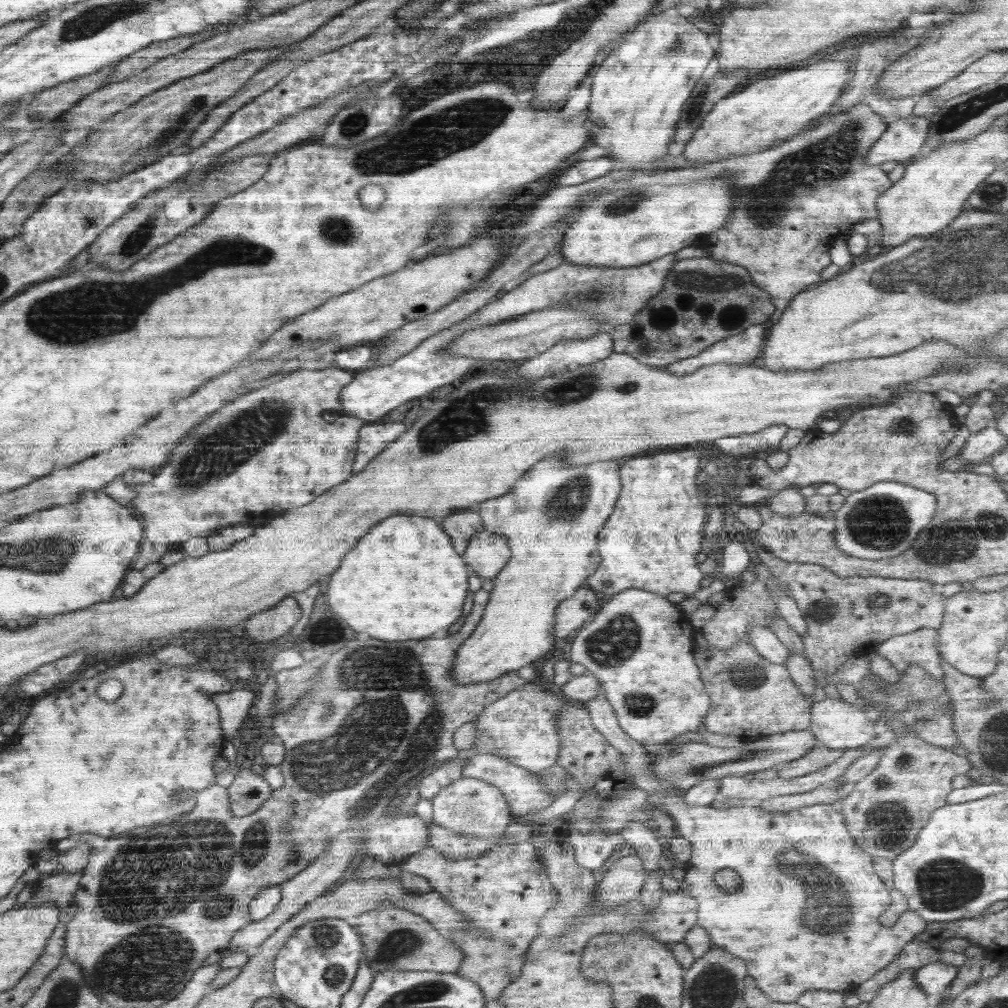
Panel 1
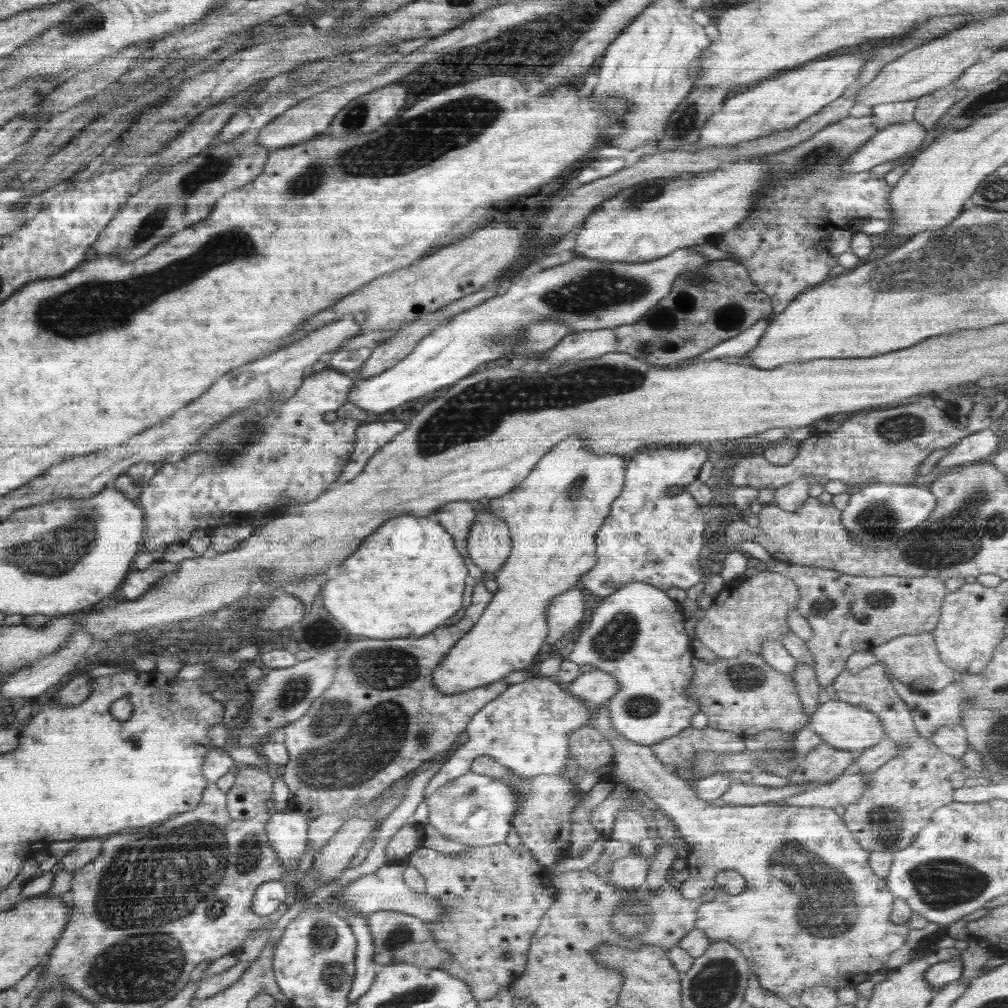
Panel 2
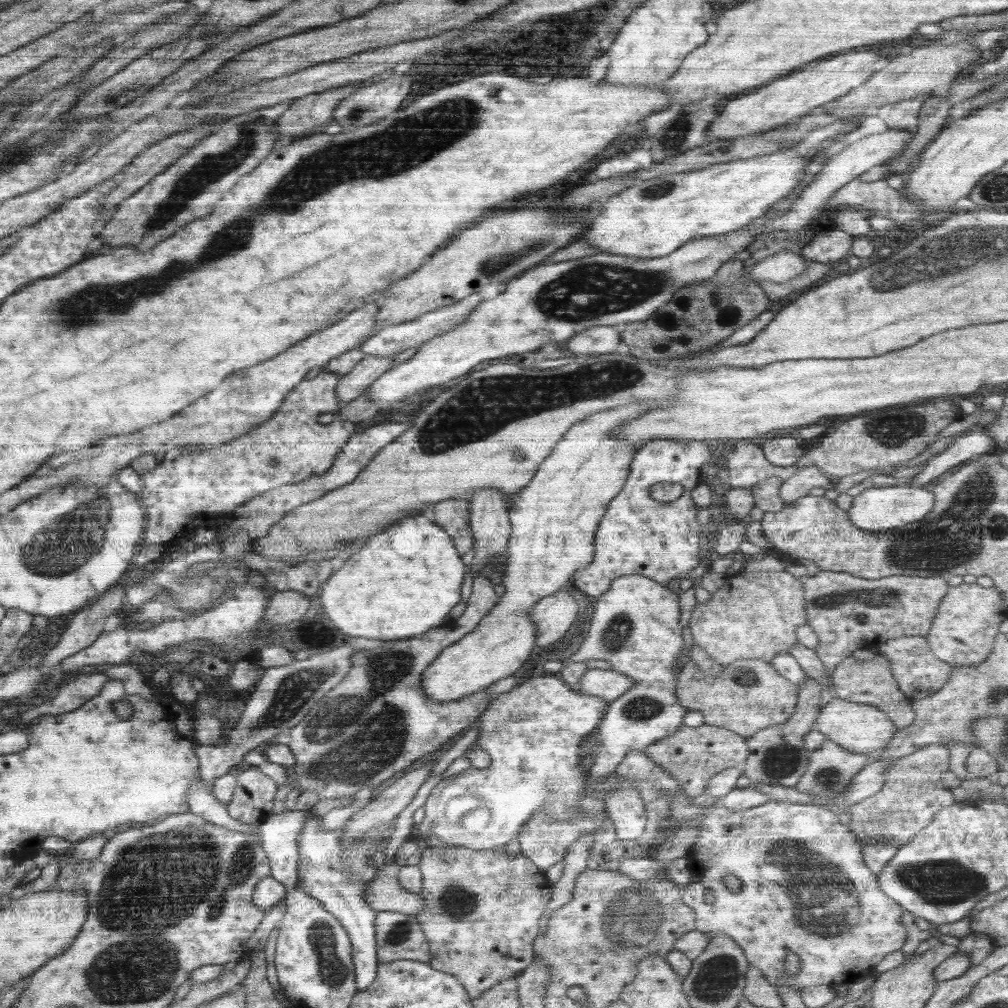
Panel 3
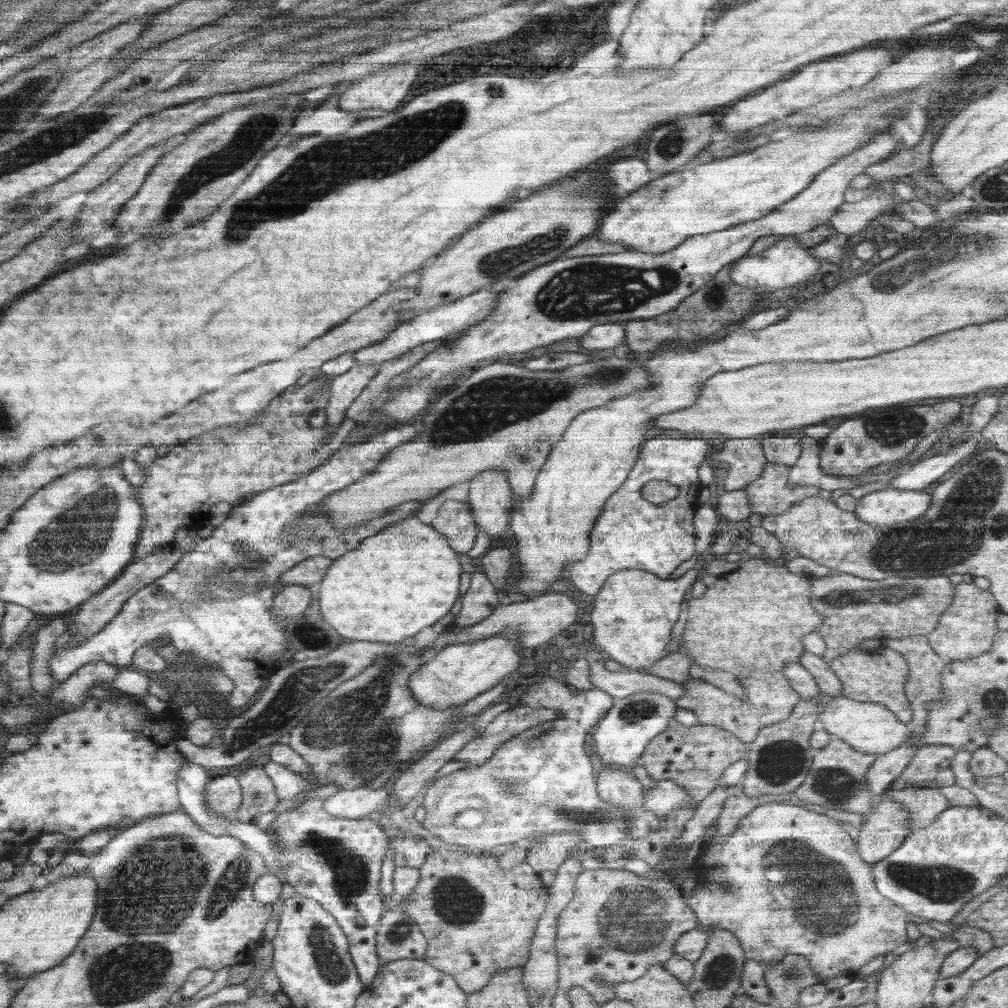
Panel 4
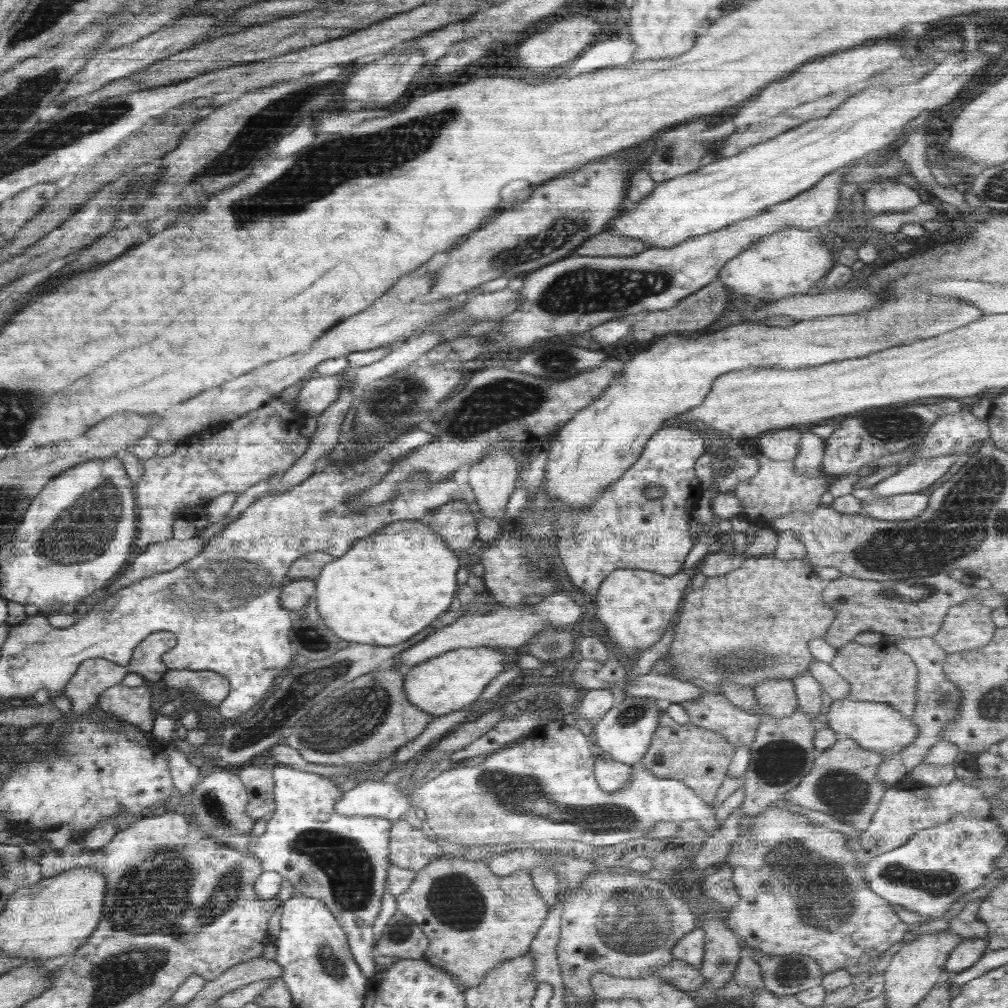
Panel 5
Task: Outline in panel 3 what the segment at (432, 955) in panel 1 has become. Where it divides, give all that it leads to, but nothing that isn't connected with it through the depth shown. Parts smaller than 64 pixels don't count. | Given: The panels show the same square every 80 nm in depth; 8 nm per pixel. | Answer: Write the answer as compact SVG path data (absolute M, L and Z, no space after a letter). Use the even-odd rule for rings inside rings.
M378 912L375 926L381 964L402 960L431 963L430 943L415 915Z

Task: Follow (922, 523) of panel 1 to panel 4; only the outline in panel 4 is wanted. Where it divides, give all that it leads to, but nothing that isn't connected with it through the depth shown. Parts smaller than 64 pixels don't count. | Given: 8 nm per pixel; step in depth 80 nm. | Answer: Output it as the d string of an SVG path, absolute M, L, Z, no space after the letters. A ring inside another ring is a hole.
M885 490L870 492L858 499L853 514L868 525L896 525L914 521L931 506L927 490Z

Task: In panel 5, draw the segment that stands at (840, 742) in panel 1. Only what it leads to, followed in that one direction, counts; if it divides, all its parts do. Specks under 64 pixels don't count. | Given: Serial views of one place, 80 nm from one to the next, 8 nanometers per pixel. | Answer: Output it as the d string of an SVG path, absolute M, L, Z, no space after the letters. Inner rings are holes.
M849 697L833 700L827 712L828 726L837 734L855 740L859 746L866 750L894 754L898 753L917 735L918 727L910 718L906 718L899 710L894 710L886 703L870 701L853 701Z

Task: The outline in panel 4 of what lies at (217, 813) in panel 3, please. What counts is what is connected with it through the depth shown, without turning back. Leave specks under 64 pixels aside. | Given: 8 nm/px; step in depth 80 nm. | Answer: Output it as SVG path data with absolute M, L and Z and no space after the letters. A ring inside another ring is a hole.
M185 757L179 776L180 802L186 813L200 826L220 828L227 835L240 839L249 849L263 856L270 872L255 882L255 901L264 904L275 903L282 894L283 882L274 872L284 873L287 882L294 886L296 893L316 899L316 902L322 903L335 915L350 940L351 959L362 985L367 988L375 981L374 976L379 975L380 960L377 940L374 940L377 938L374 924L383 916L381 896L378 896L381 894L378 892L378 880L380 866L388 850L388 836L380 830L377 821L333 816L323 809L325 799L314 798L302 800L302 804L294 807L292 811L278 815L268 831L258 832L253 822L243 823L234 817L229 819L207 809L205 790L209 777L204 767L190 762Z

